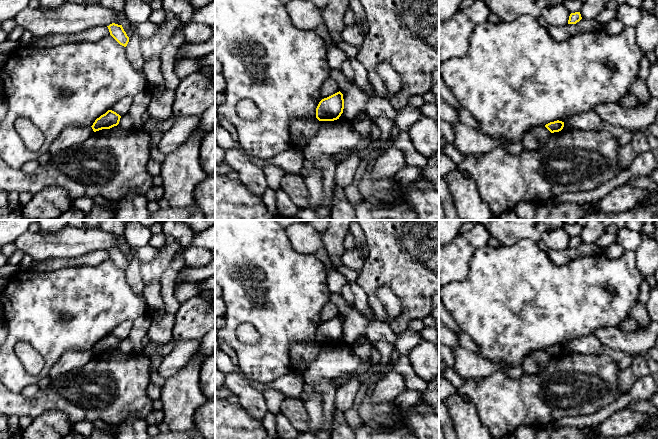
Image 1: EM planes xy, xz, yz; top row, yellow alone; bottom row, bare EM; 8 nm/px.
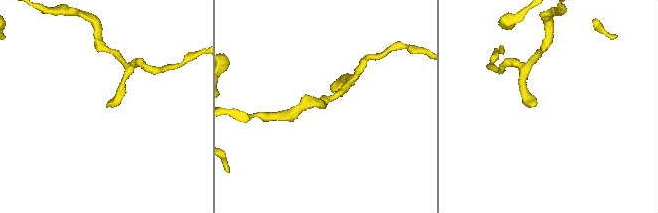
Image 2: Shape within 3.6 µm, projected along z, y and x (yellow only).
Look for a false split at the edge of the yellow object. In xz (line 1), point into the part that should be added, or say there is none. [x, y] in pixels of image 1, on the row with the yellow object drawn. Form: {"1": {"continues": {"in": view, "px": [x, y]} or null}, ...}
{"1": {"continues": null}}

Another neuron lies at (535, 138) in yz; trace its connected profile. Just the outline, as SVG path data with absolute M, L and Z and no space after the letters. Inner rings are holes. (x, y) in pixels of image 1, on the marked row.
M545 126L533 127L526 132L522 140L523 148L530 151L539 150L548 142L551 134Z

